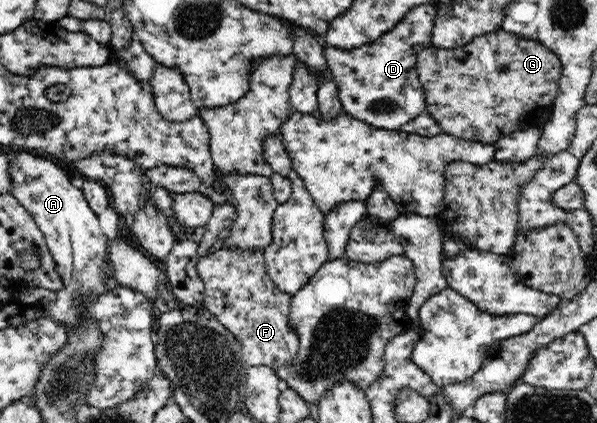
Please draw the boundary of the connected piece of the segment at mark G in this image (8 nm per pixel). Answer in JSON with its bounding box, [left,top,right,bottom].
[416,30,561,144]

